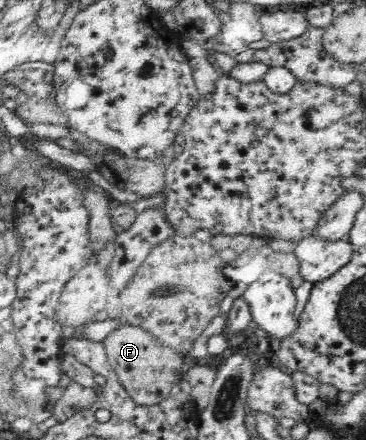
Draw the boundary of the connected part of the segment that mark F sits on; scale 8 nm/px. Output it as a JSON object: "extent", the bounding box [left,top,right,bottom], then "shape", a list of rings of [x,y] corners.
{"extent":[102,323,200,406],"shape":[[[123,323],[111,330],[102,340],[112,369],[117,373],[119,382],[127,390],[130,399],[141,406],[157,404],[163,395],[170,391],[185,377],[185,372],[198,365],[200,361],[193,353],[178,353],[161,343],[154,335],[139,326]]]}

